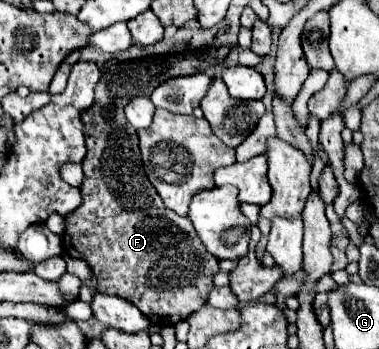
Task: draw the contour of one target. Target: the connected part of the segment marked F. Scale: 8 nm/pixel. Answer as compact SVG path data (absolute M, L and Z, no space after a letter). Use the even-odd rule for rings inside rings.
M203 46L203 48L193 48L193 50L183 50L183 52L177 52L177 54L167 54L167 56L149 56L149 58L139 58L139 60L131 60L129 62L119 62L119 64L113 64L113 72L103 72L97 88L95 88L95 102L91 108L87 108L83 114L81 114L81 122L83 122L83 130L85 130L85 146L87 146L87 156L83 158L83 174L87 172L87 178L83 178L83 184L81 184L81 196L83 196L83 202L77 210L73 210L75 214L81 214L81 216L71 216L67 214L65 218L65 232L63 232L63 250L75 258L83 258L89 266L91 266L91 272L95 274L97 282L99 282L99 290L103 294L113 294L113 296L119 296L119 298L125 298L129 300L131 304L135 304L149 320L151 324L157 324L157 326L169 326L169 324L175 324L175 322L181 322L185 318L189 318L193 312L197 312L209 298L209 292L213 290L213 276L219 272L219 260L213 258L211 254L207 254L205 246L199 242L195 230L193 230L193 224L187 216L179 216L175 214L173 210L167 210L163 206L163 200L159 198L157 190L151 186L151 182L147 180L145 176L145 170L141 166L141 158L139 158L139 142L137 142L137 132L131 130L127 126L127 120L125 120L125 114L123 114L123 108L125 104L131 100L131 96L135 94L145 94L149 96L159 84L167 82L169 78L177 78L177 76L191 76L191 74L197 74L197 72L209 72L209 70L215 70L217 66L221 66L221 62L225 62L225 58L229 56L229 52L233 50L233 46Z

